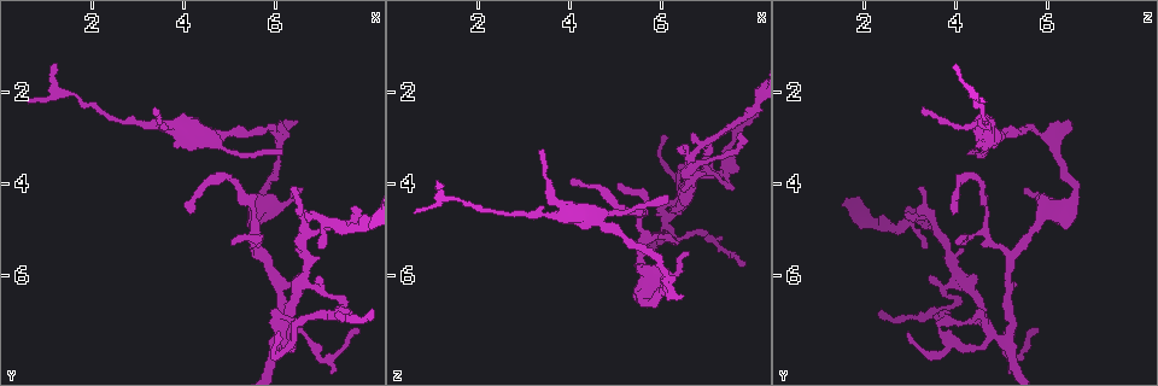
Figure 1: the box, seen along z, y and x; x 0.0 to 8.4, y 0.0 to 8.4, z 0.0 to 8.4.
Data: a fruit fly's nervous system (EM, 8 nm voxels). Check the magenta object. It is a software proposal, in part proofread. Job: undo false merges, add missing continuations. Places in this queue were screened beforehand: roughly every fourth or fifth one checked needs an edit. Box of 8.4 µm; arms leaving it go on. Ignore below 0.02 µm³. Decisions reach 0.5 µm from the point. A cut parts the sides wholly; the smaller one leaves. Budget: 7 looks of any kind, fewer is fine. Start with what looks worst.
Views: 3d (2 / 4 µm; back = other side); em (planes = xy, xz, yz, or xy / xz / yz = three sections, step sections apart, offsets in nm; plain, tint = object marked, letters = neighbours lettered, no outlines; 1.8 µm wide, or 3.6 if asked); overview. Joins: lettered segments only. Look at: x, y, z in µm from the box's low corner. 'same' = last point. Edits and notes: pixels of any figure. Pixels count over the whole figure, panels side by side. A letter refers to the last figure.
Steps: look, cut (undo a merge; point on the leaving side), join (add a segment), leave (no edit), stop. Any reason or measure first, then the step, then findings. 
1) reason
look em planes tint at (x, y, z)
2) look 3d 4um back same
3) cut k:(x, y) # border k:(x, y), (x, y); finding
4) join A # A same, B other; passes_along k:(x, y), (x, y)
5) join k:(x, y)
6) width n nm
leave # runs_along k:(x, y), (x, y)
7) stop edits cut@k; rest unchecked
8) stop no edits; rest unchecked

four arms meet
look em yz step 16 tint at (6.30, 6.85, 4.60)

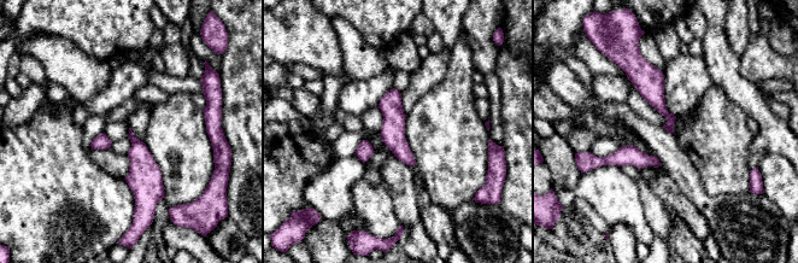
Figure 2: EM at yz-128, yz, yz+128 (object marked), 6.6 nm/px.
cut it another way
look em planes letters same

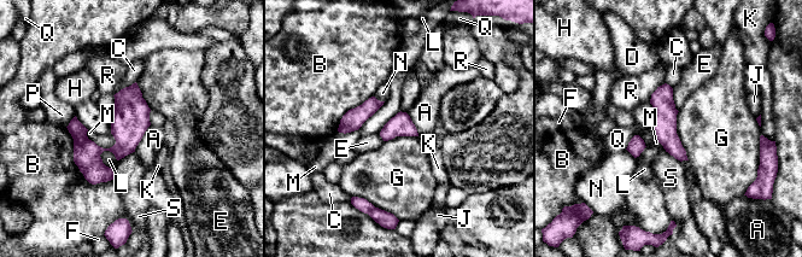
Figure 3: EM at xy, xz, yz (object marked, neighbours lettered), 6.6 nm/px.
longest_contact B 480 nm
leave # A other, B other, C other, D other, E other, F other, G other, H other, J other, K other, L other, M other, N other, P other, Q other, R other, S other; runs_along 3:(134, 87), (128, 134), (92, 159), (92, 180); all the same neuron

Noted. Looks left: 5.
sudden change in width
look em planes letters at (4.00, 2.80, 4.60)

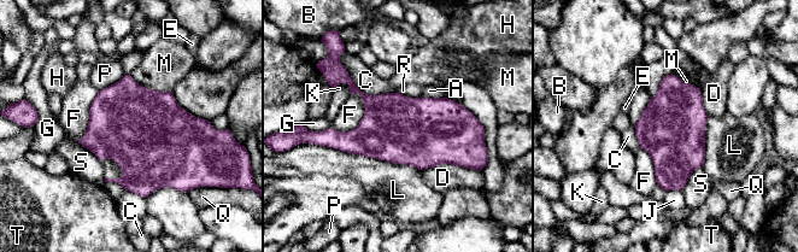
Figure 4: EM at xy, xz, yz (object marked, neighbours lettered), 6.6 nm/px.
longest_contact L 700 nm
leave # A other, B other, C other, D other, E other, F other, G other, H other, J other, K other, L other, M other, P other, Q other, R other, S other, T other; continuous, no second neuron

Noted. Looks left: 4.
tapers out
look 3d 4um at (6.65, 4.20, 5.45)

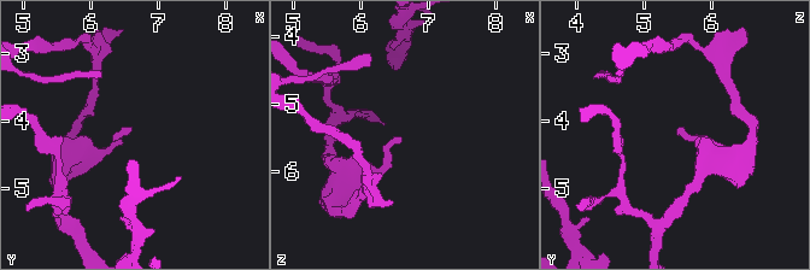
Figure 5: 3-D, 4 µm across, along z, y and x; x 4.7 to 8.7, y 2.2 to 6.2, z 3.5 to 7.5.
need the tissue
look em planes tint at (6.60, 4.10, 5.50)

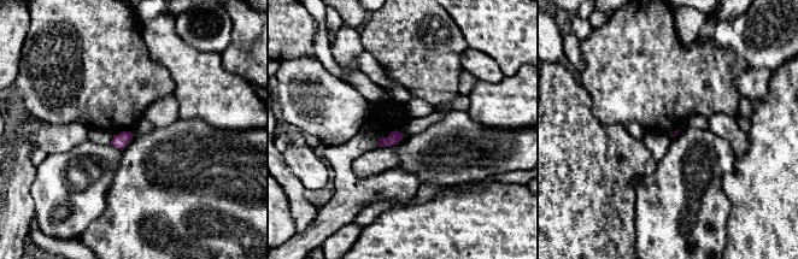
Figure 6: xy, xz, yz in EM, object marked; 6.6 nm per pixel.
see the neighbours
look em planes letters same

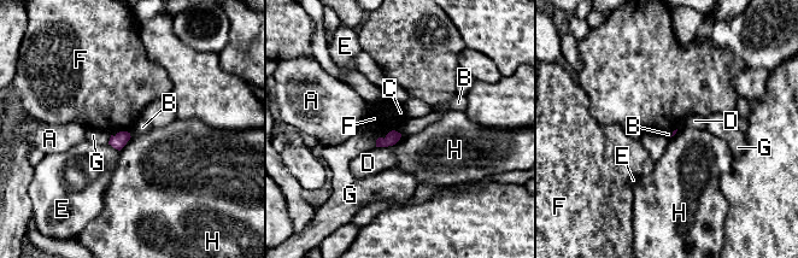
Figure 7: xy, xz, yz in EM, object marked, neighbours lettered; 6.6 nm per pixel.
leave # A other, B other, C other, D other, E other, F other, G other, H other; border 7:(399, 132), (391, 130), (376, 140); no lettered segment goes on from it

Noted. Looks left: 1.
stop no edits; rest unchecked

